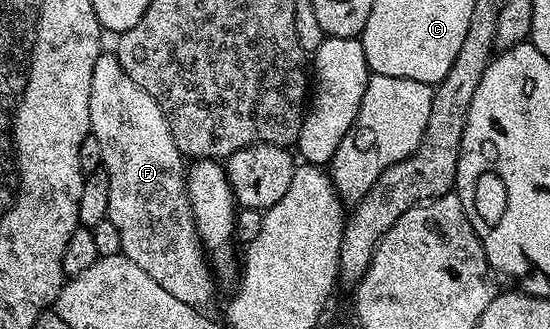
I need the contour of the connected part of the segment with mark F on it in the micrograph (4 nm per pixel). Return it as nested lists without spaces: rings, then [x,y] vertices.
[[[102,51],[95,59],[95,69],[91,71],[89,131],[95,139],[99,139],[101,169],[109,180],[107,183],[107,211],[109,212],[107,220],[115,223],[115,228],[119,231],[121,252],[124,253],[127,259],[131,259],[131,263],[135,263],[140,269],[147,271],[147,275],[151,275],[151,279],[155,279],[155,283],[159,283],[159,287],[164,287],[170,295],[175,295],[175,299],[180,299],[182,303],[187,303],[188,305],[205,307],[205,304],[213,297],[213,277],[215,278],[215,273],[211,268],[210,262],[207,260],[207,254],[201,244],[201,236],[198,235],[197,228],[193,222],[193,212],[189,206],[186,162],[183,160],[183,154],[175,147],[175,139],[171,135],[171,127],[167,123],[167,119],[163,115],[159,103],[155,103],[155,99],[151,99],[151,95],[147,95],[147,91],[143,91],[143,87],[139,87],[139,83],[135,83],[135,79],[131,79],[131,75],[127,75],[127,71],[123,71],[116,52],[113,51]]]

